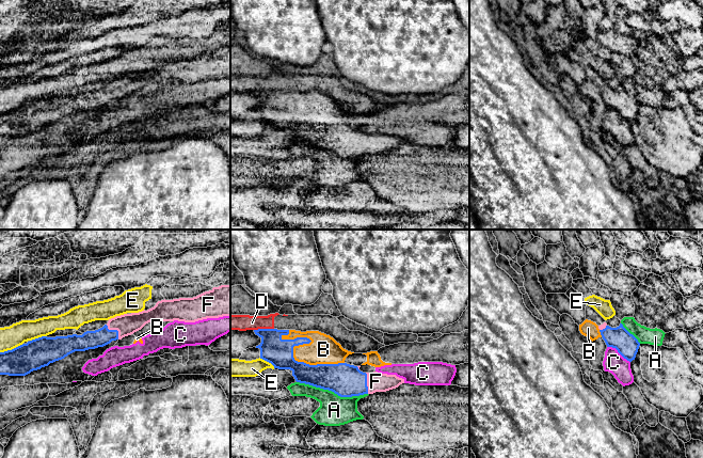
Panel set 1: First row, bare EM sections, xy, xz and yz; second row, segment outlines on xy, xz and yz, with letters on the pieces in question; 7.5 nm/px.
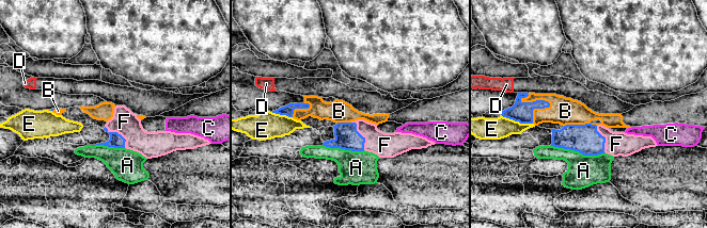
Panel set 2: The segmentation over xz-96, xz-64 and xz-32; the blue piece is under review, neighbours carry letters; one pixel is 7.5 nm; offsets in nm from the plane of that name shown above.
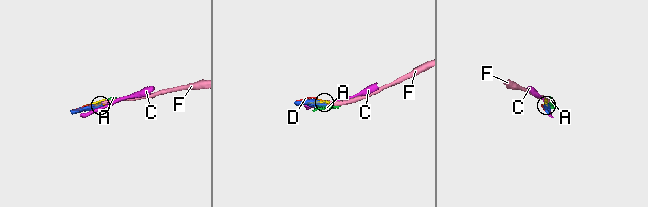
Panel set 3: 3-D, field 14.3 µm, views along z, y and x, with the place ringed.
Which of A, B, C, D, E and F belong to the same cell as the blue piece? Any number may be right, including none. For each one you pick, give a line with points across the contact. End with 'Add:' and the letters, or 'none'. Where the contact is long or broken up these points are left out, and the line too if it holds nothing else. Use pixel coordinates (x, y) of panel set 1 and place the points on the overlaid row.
F: way xy (90, 340), (101, 337), (115, 330), (128, 324)
Add: F

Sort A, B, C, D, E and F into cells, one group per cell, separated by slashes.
A / B D / C / E / F

